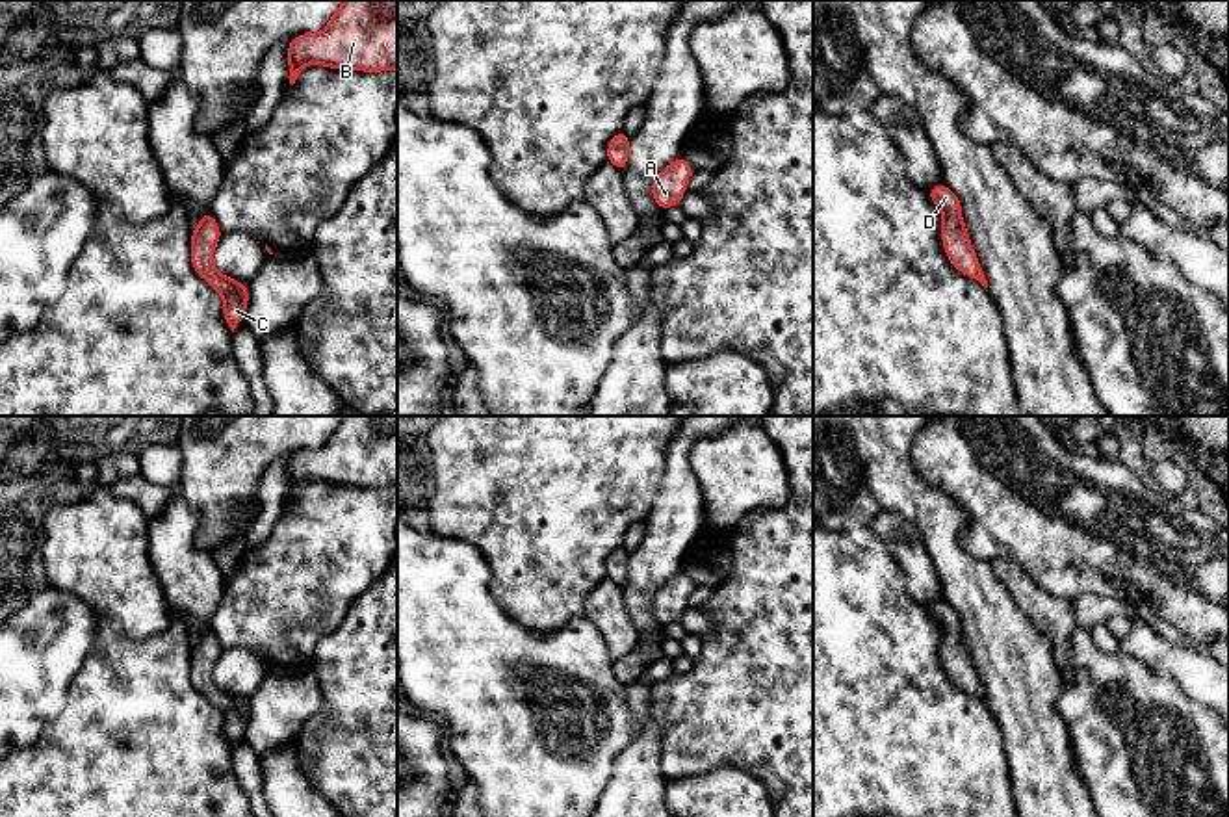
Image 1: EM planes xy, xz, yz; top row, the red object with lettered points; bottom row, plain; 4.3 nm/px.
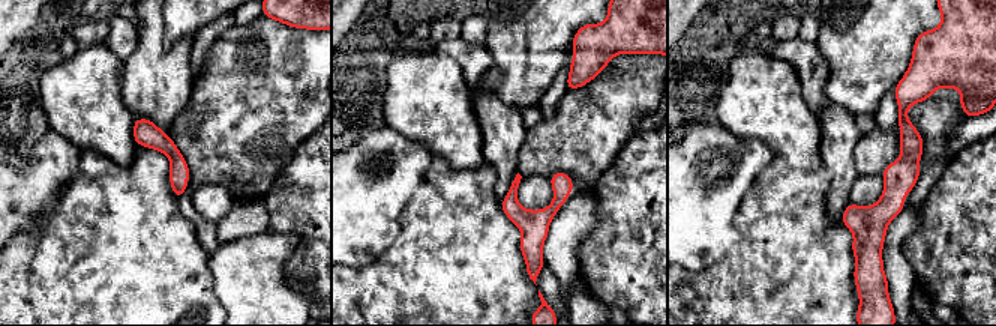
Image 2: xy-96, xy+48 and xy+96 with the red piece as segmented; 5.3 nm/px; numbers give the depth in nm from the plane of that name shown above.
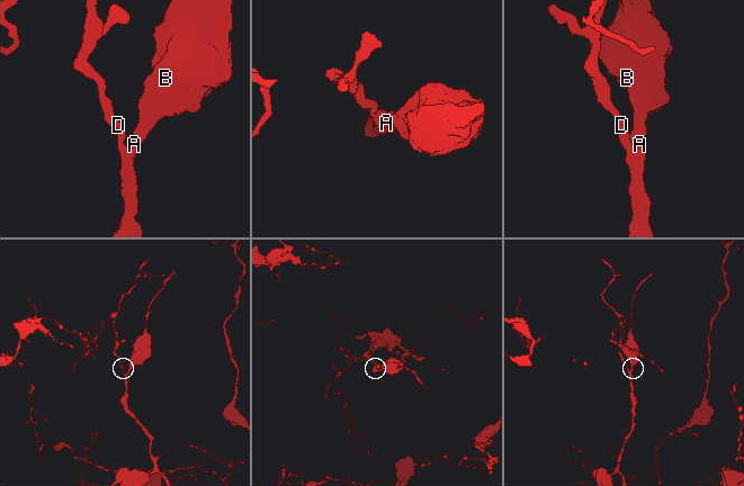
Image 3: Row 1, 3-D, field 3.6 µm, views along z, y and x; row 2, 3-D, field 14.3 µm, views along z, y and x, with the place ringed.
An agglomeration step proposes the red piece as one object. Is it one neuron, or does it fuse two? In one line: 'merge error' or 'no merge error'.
no merge error

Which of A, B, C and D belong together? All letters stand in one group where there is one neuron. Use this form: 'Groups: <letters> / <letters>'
Groups: A B C D

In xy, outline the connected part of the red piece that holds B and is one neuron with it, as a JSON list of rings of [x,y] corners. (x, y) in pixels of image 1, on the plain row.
[[[343,416],[319,449],[301,449],[290,457],[291,501],[306,481],[397,486],[397,416]]]

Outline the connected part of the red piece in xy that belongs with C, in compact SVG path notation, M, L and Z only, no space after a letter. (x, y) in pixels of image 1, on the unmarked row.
M208 626L191 648L191 681L223 713L223 732L234 748L245 733L249 704L213 683L213 667L221 652L223 648Z

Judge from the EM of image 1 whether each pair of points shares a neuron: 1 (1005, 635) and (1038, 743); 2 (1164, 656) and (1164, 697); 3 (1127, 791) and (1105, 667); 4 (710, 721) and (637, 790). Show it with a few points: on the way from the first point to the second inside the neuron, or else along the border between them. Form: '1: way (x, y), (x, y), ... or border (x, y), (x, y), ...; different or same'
1: way (1014, 661), (1027, 717); same
2: border (1127, 654), (1170, 676), (1194, 700), (1202, 702); different
3: way (1127, 760), (1127, 751), (1122, 745), (1125, 695); same
4: border (656, 726), (661, 773), (667, 778); different

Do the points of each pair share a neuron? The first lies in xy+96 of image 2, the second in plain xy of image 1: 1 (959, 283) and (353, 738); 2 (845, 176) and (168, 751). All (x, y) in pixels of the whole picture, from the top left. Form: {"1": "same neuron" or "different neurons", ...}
{"1": "same neuron", "2": "different neurons"}

